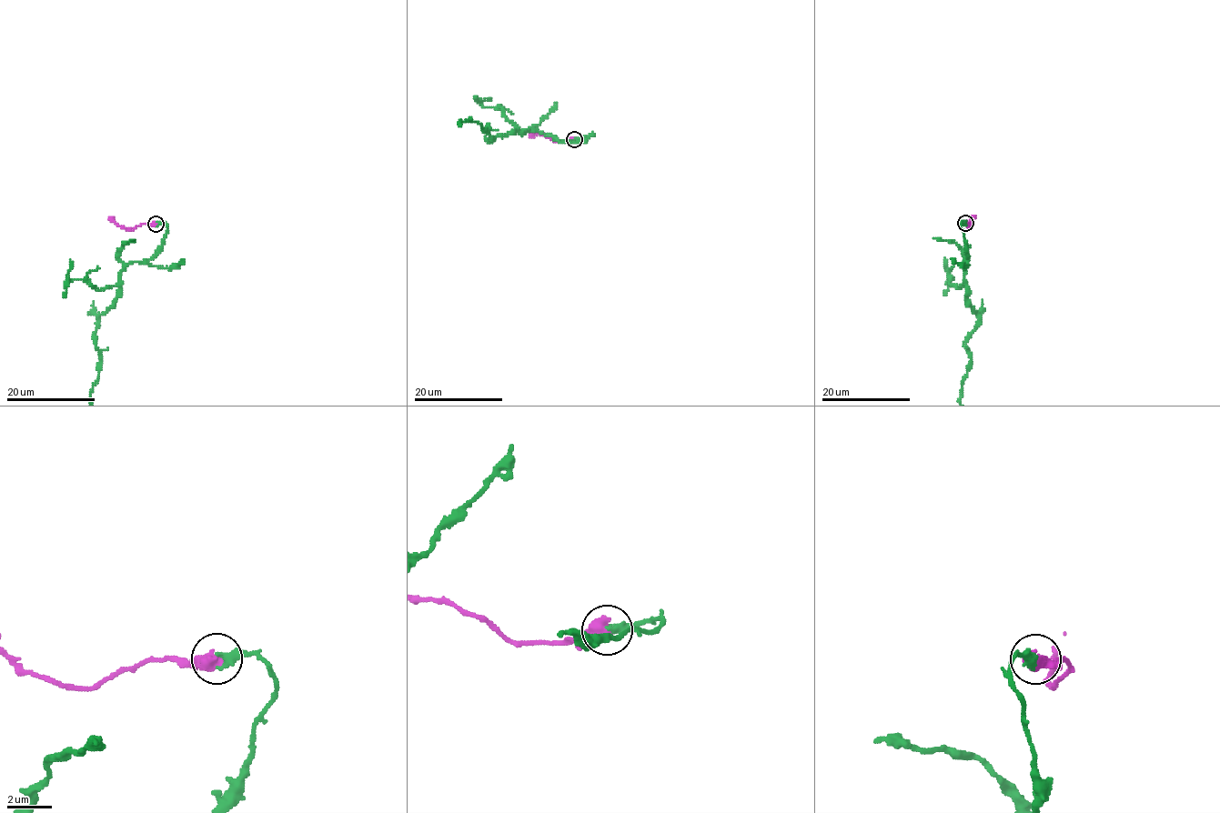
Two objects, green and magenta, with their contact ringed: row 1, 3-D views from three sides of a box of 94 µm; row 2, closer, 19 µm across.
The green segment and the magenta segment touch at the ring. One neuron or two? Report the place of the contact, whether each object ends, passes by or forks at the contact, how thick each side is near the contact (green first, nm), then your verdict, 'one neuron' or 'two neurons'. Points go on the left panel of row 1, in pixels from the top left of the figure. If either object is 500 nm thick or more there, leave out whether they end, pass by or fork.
place (156, 224); calibres 360 and 600 nm; one neuron

